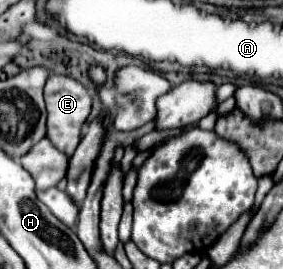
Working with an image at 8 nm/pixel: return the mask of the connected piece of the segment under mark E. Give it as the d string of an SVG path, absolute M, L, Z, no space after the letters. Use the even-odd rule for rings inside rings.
M51 75L45 83L45 105L47 105L47 137L53 141L53 145L67 155L73 155L75 147L79 145L83 123L91 111L91 93L73 77L67 75Z

